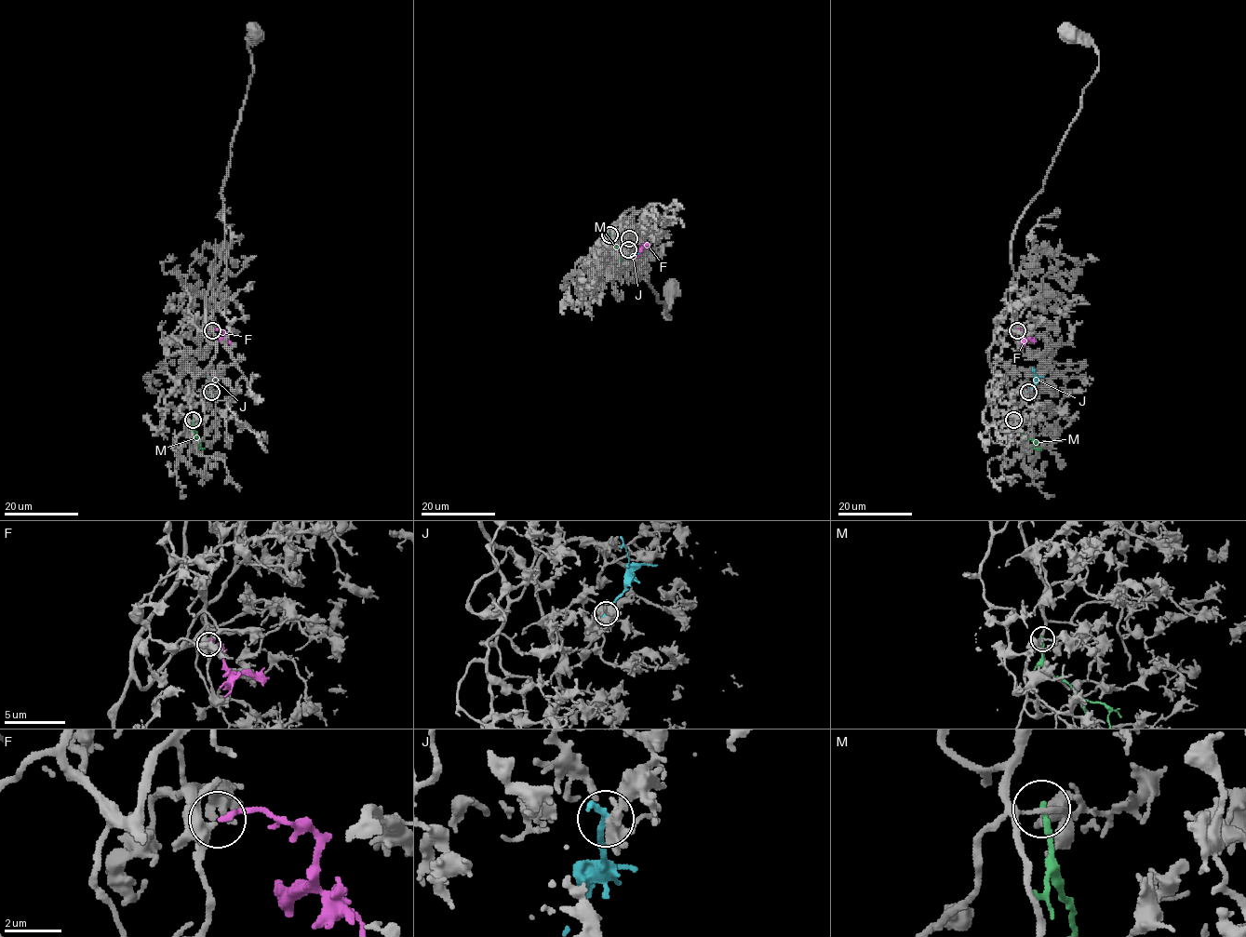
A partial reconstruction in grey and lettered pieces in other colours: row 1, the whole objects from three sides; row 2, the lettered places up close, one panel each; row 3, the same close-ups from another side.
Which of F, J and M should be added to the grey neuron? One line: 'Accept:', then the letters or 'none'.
Accept: F

